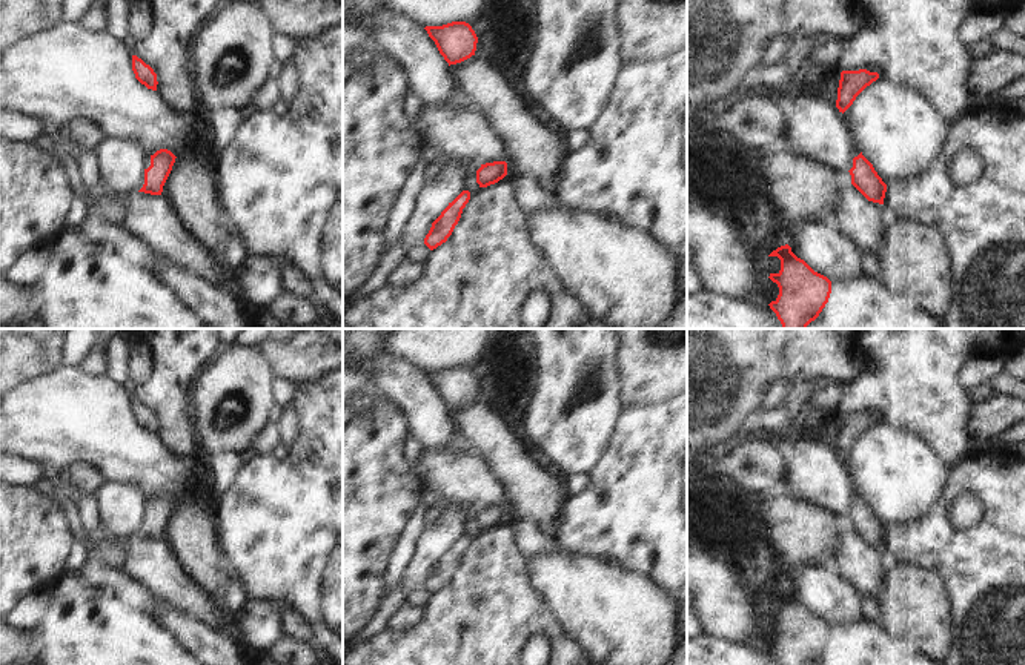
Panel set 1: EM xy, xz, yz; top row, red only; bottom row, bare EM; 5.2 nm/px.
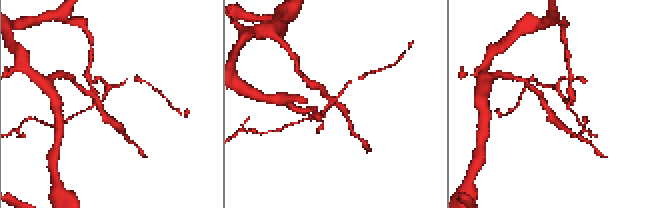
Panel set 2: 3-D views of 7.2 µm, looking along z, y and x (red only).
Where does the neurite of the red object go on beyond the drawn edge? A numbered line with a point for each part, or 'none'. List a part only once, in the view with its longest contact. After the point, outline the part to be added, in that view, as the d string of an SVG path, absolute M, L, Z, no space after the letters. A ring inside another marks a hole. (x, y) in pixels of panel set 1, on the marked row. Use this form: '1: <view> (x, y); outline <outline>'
none

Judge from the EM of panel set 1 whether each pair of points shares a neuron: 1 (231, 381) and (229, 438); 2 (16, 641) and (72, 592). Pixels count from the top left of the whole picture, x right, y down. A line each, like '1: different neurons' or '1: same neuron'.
1: same neuron
2: different neurons

